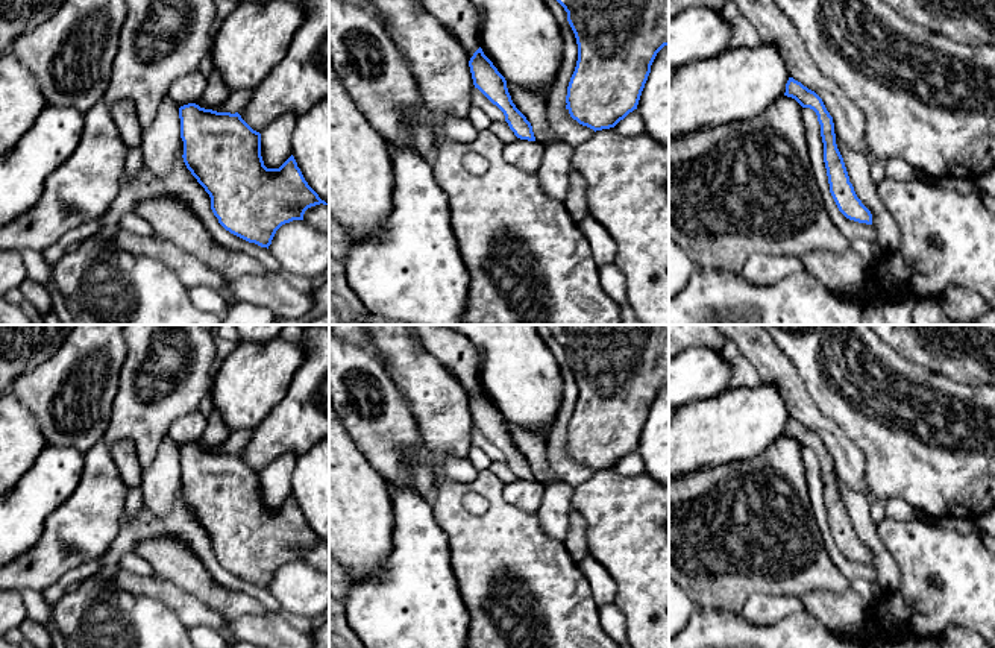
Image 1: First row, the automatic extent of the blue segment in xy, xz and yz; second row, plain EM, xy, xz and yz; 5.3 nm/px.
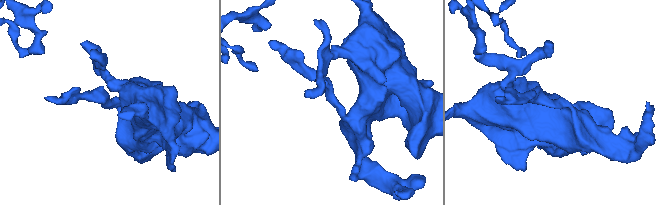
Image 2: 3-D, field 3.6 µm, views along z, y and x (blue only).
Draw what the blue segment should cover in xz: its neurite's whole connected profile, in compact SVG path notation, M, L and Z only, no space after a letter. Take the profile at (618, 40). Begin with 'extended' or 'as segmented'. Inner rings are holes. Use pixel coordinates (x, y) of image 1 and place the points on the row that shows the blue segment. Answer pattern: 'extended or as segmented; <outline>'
as segmented; M557 0L557 2L567 12L567 21L575 33L576 44L578 44L578 61L567 87L566 109L569 111L573 120L576 120L582 126L593 129L595 132L614 127L629 112L637 109L642 91L651 73L651 65L657 53L664 46L669 46L669 0Z

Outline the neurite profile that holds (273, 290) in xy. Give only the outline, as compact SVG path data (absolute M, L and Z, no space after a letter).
M281 270L224 279L224 288L240 302L267 308L276 319L305 317L312 307L311 291L300 293Z

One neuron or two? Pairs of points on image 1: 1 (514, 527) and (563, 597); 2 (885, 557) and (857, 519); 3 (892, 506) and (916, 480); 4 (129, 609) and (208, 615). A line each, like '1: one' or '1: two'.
1: one
2: one
3: two
4: two

